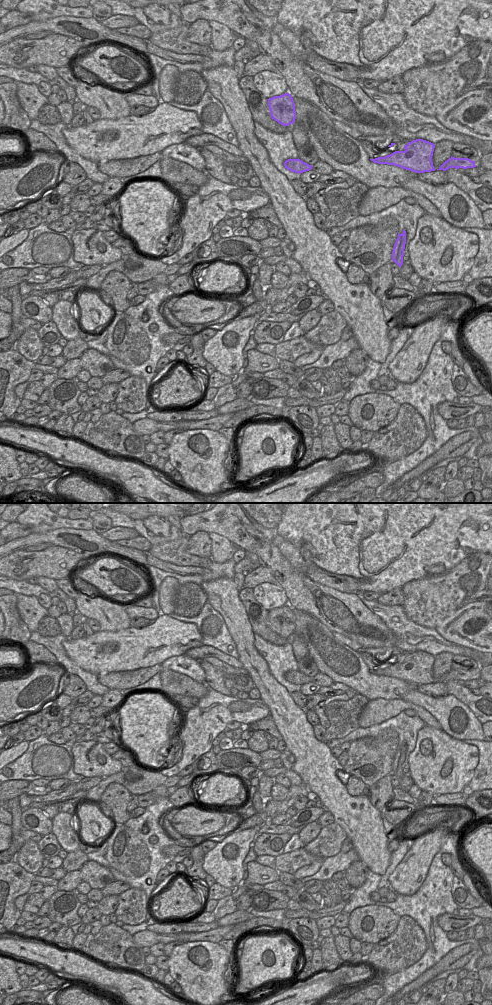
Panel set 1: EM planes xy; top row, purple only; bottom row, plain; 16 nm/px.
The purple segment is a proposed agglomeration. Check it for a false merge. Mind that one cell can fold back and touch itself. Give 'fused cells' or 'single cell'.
single cell

